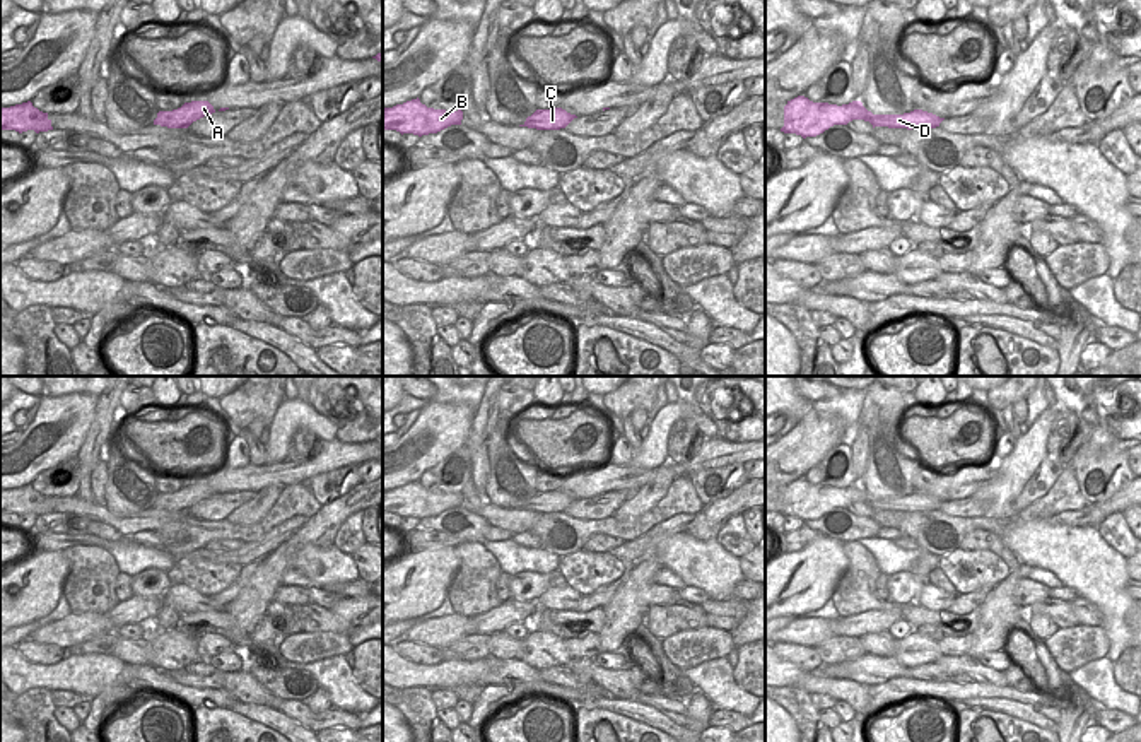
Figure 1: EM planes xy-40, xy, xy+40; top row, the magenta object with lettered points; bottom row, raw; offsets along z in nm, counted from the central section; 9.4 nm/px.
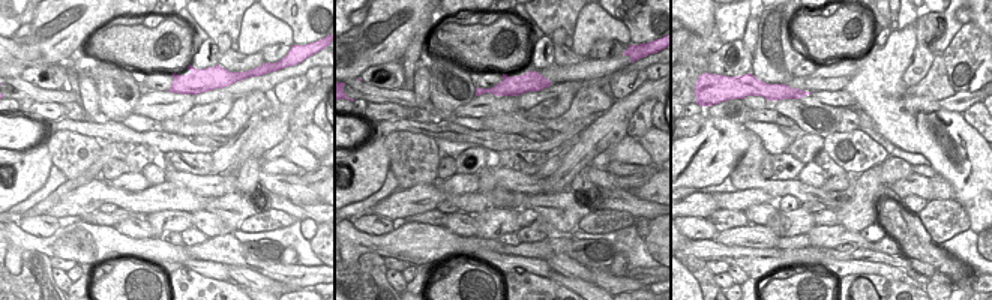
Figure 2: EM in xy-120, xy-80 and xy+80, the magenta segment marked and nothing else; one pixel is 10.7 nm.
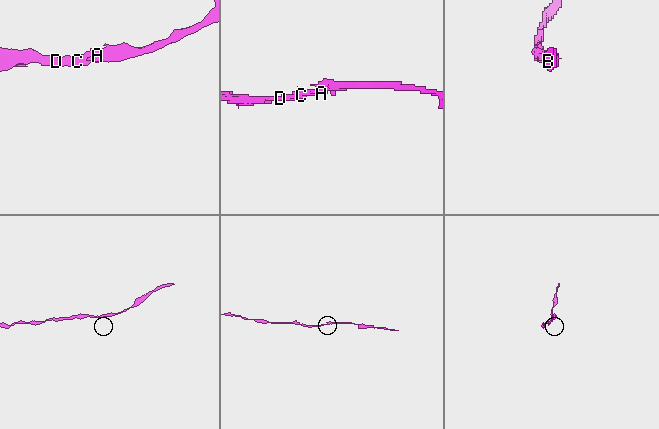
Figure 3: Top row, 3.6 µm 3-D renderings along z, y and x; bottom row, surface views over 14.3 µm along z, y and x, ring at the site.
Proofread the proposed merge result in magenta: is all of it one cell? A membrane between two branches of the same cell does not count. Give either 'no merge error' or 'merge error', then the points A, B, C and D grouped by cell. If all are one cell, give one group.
no merge error; A B C D

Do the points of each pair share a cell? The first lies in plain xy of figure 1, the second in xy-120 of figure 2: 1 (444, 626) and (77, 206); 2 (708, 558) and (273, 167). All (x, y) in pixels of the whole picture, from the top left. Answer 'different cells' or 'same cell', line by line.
1: same cell
2: different cells

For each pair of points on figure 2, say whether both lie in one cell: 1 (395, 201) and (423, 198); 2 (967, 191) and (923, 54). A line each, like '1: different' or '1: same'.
1: same
2: different

